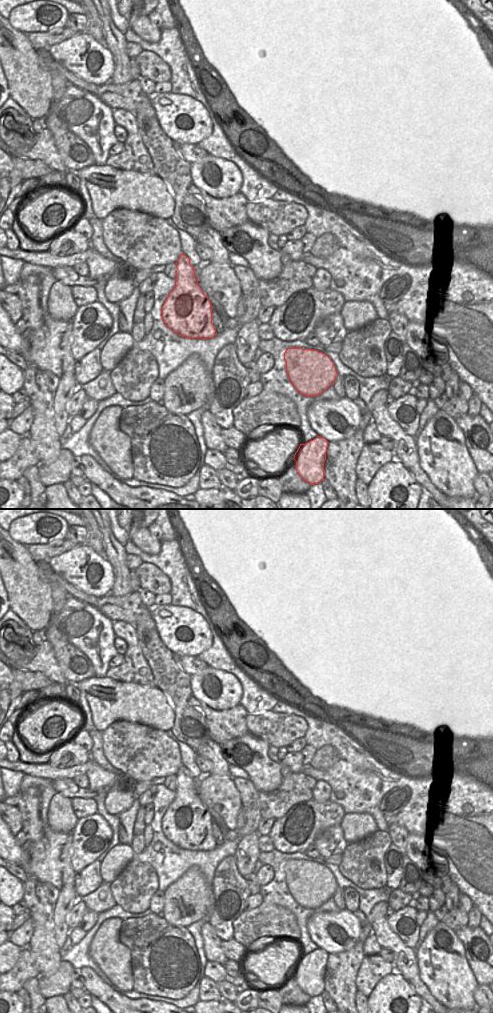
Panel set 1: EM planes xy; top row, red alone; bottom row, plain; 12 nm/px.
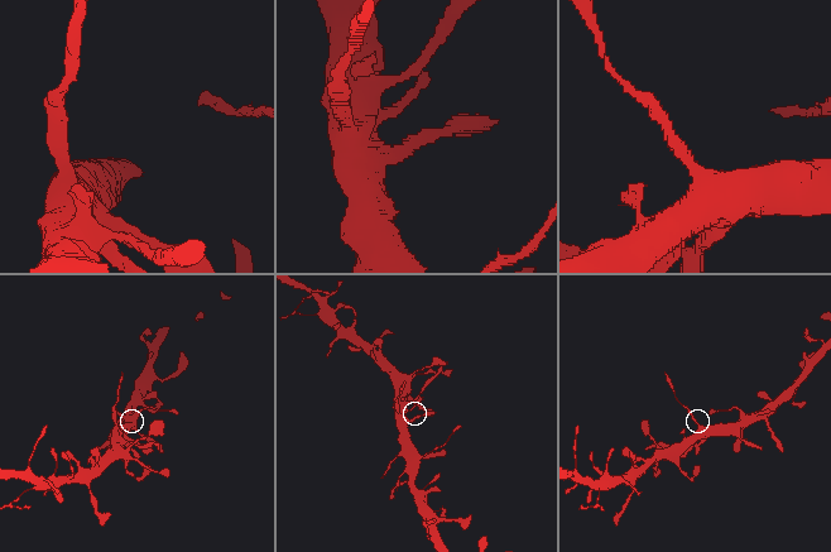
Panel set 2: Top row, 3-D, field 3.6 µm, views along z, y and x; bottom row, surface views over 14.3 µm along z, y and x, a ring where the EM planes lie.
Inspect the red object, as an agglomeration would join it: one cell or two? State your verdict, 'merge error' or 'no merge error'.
merge error

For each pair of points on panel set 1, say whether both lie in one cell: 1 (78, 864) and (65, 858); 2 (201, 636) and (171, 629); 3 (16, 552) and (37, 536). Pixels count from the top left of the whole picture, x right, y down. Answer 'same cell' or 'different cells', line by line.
1: different cells
2: same cell
3: different cells

